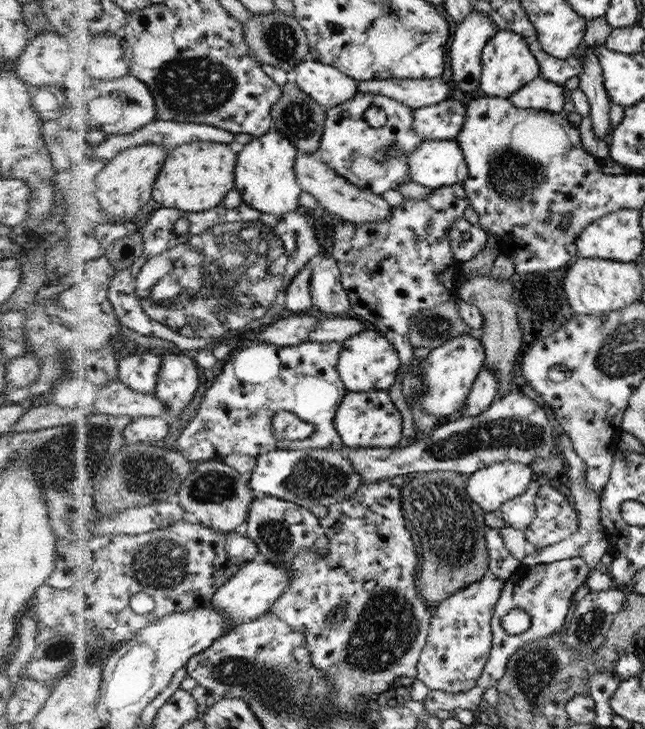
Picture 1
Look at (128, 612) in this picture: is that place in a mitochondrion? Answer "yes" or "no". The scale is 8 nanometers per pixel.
no

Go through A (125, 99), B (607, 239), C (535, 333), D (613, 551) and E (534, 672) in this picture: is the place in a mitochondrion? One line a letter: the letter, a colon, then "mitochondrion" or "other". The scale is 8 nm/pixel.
A: mitochondrion
B: other
C: other
D: other
E: mitochondrion

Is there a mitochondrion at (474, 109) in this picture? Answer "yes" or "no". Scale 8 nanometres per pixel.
no

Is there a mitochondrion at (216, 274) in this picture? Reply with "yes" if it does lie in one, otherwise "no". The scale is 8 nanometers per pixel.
yes

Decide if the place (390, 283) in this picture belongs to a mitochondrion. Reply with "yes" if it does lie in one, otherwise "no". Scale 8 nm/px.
no

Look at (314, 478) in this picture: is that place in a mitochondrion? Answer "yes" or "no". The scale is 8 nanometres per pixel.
yes

